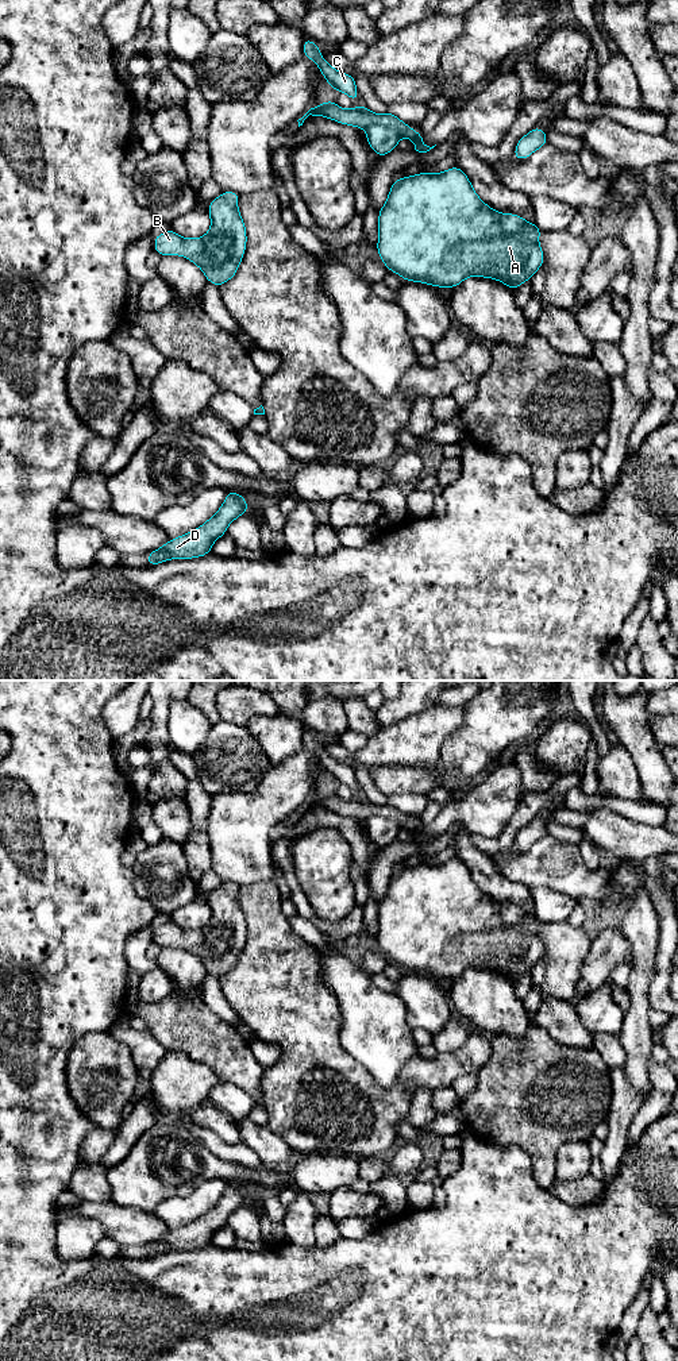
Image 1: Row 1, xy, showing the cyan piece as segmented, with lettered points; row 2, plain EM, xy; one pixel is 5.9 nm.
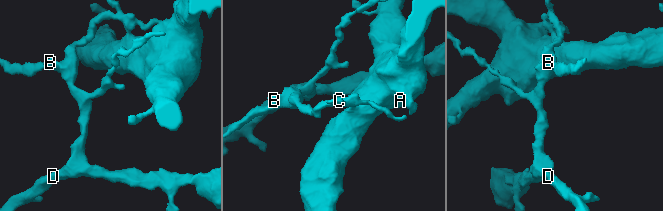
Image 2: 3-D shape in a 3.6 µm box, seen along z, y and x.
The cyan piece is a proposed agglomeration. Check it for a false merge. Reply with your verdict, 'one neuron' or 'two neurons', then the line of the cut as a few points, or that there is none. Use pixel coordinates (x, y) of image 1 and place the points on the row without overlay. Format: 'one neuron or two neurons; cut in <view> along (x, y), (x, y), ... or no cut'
two neurons; cut in xy along (366, 818), (385, 816), (401, 826)

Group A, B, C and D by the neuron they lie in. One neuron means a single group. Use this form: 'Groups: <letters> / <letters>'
Groups: A C / B D

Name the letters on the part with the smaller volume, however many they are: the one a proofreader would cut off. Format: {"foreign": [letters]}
{"foreign": ["B", "D"]}

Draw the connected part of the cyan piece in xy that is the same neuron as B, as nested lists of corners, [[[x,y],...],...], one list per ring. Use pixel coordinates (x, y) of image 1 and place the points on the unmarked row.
[[[224,882],[208,895],[209,922],[201,929],[182,929],[169,919],[154,928],[154,942],[161,946],[180,946],[197,959],[205,971],[217,979],[238,964],[247,937],[246,915],[238,901],[240,886]]]

